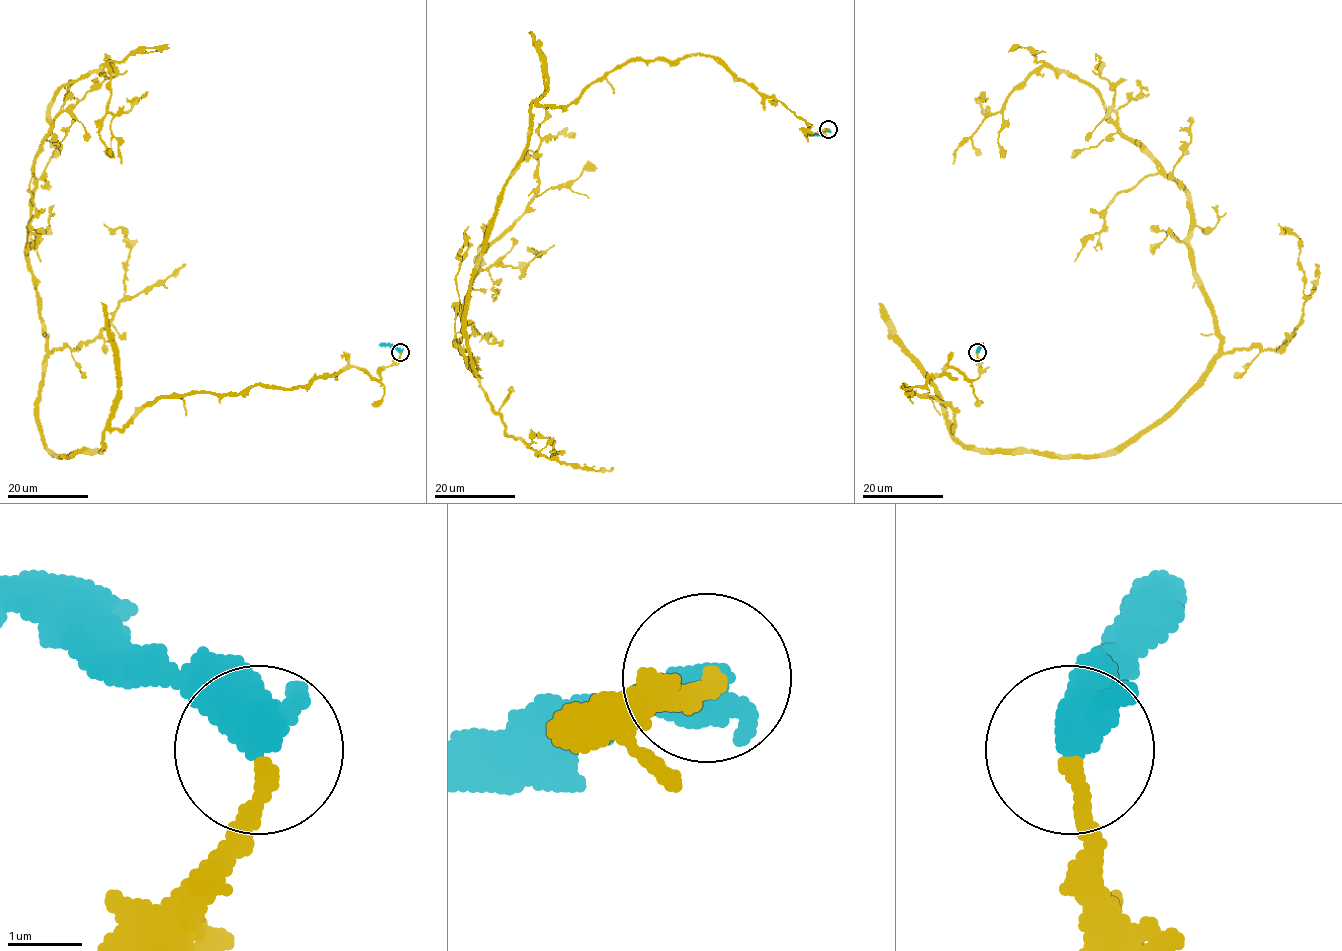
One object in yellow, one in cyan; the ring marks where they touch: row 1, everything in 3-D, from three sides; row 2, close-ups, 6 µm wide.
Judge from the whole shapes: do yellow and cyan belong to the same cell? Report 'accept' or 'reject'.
accept

